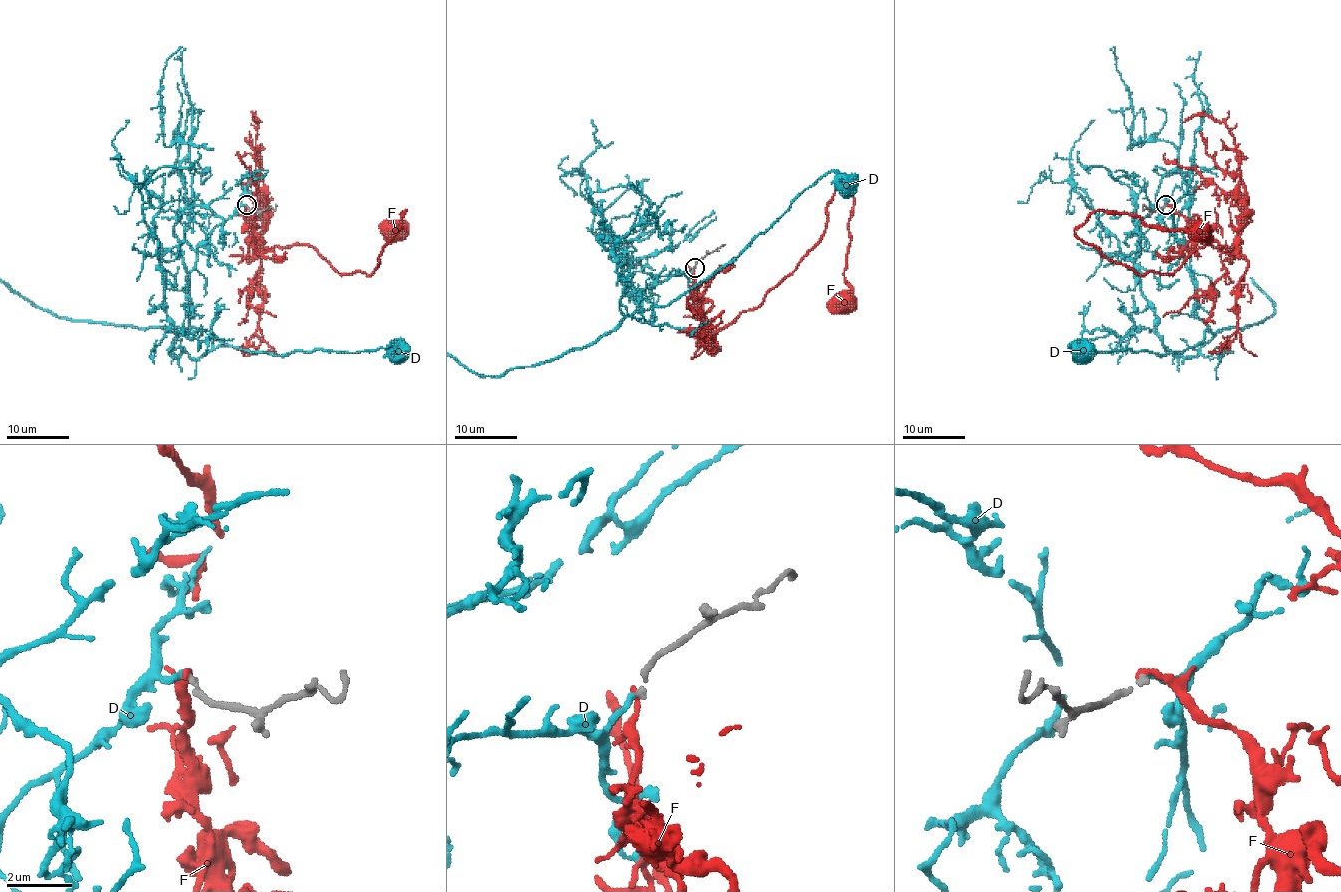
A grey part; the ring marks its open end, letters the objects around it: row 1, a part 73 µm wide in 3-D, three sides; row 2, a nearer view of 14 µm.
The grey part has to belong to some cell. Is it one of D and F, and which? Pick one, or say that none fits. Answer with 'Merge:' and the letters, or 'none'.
Merge: D

